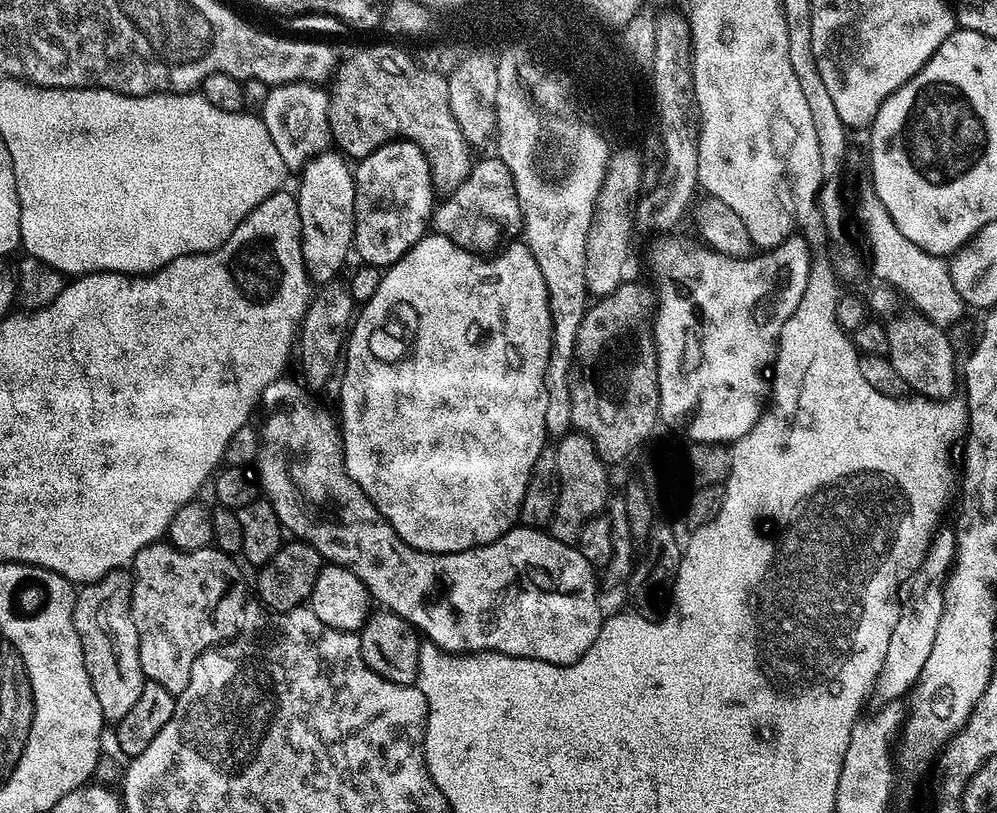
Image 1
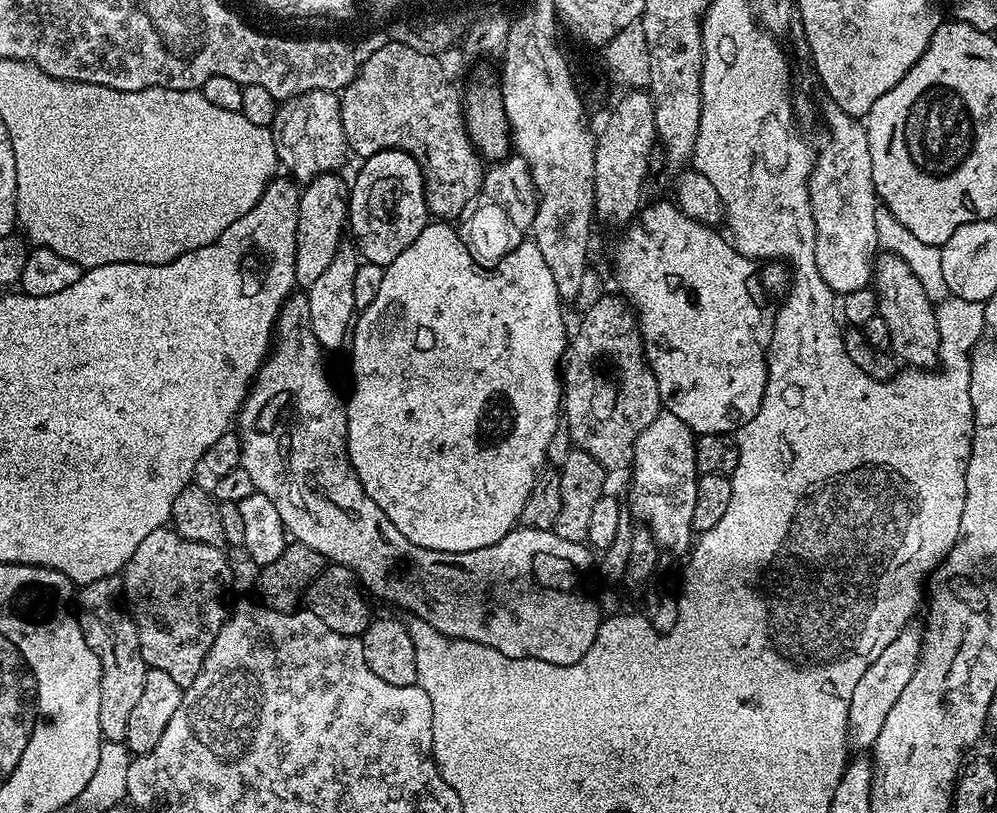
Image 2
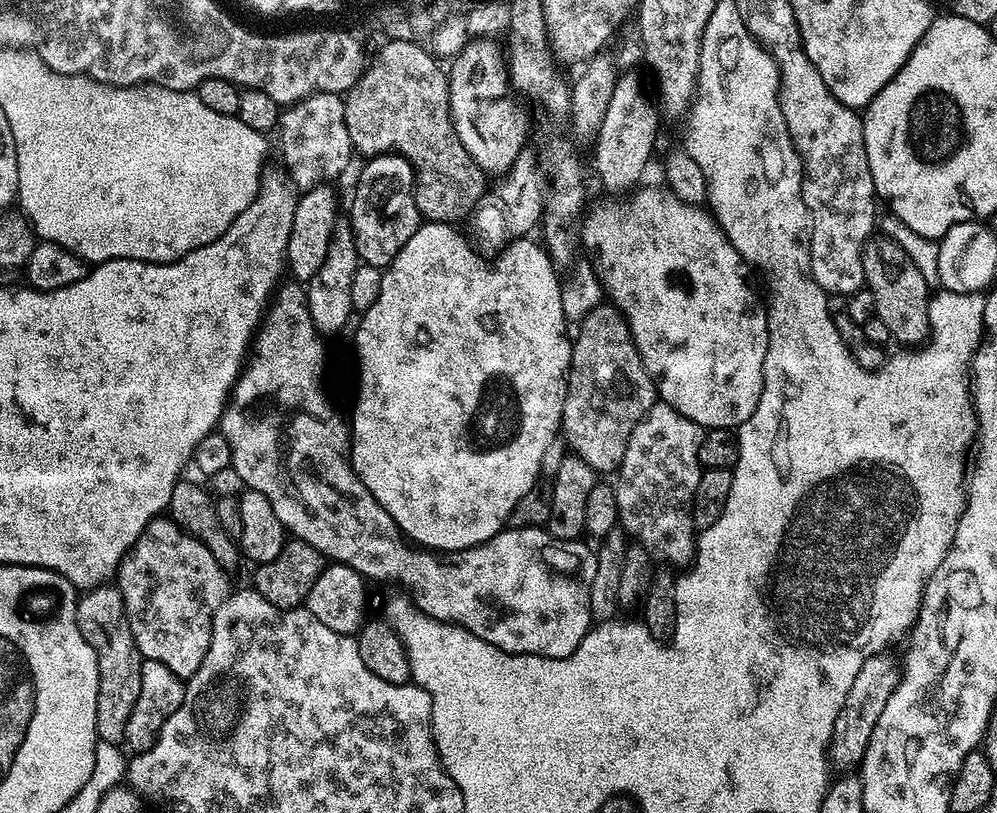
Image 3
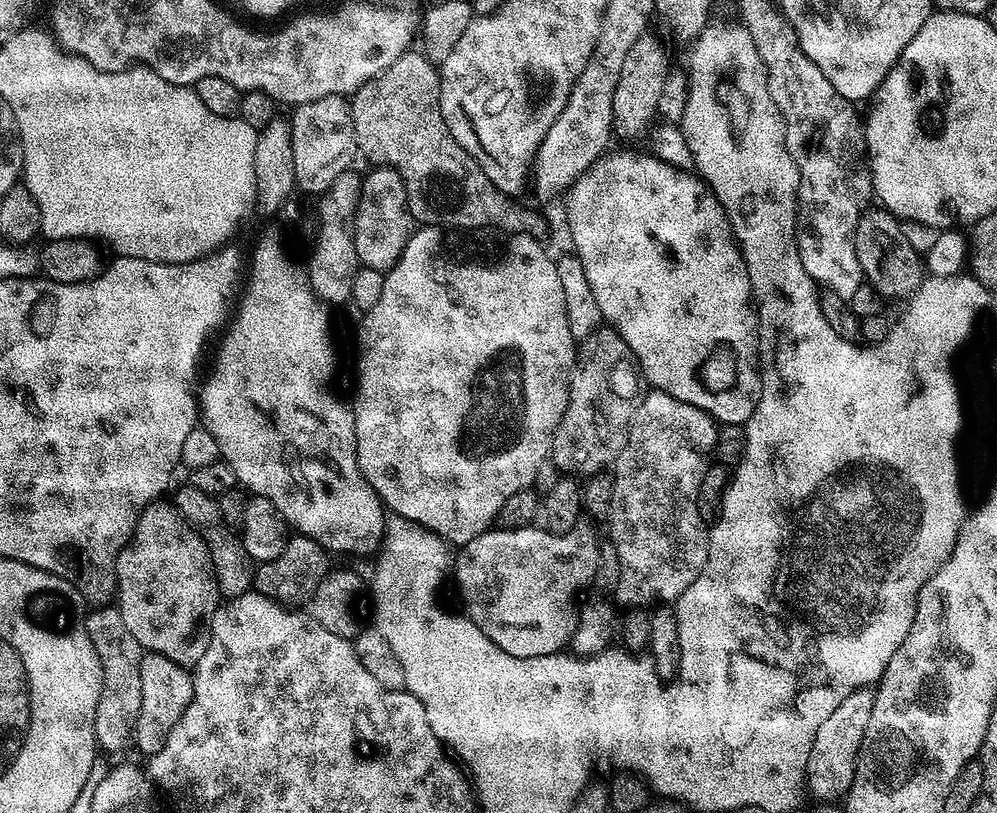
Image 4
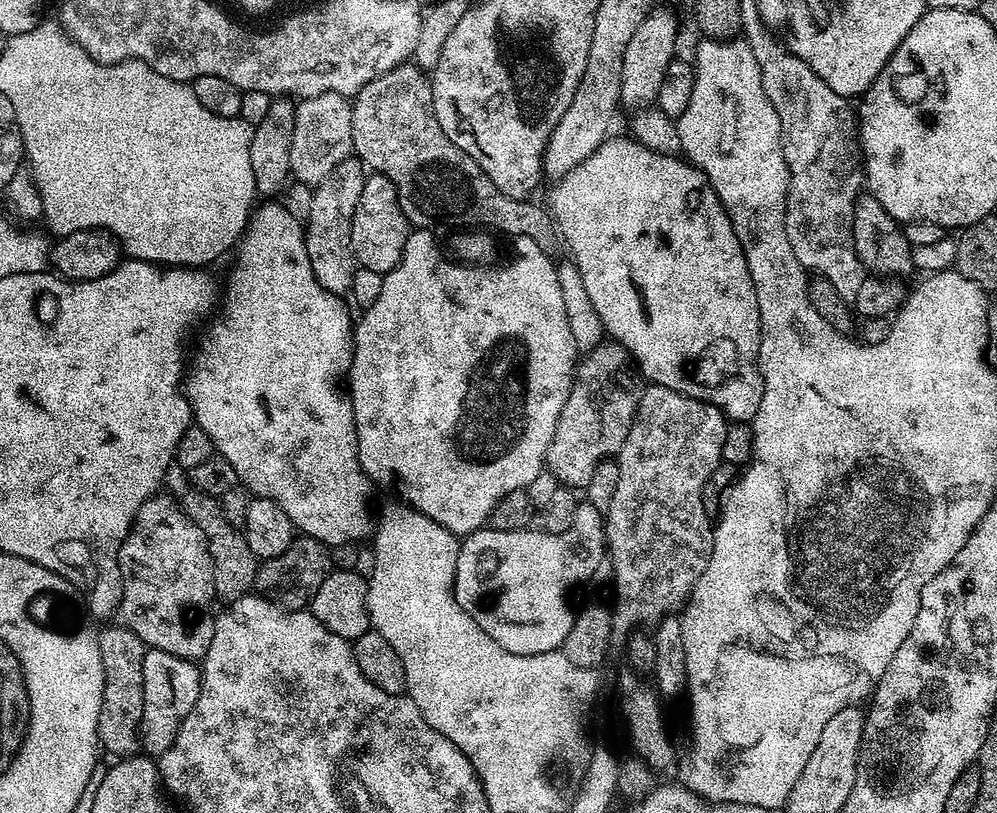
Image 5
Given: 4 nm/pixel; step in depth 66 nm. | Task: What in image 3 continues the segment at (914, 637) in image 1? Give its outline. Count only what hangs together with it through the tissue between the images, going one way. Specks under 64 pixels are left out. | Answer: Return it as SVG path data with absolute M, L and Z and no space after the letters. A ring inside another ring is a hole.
M888 654L871 656L858 670L858 678L854 678L854 686L850 686L850 694L846 694L846 702L834 722L832 740L828 743L828 762L840 774L848 774L859 769L861 760L866 754L866 746L870 734L874 734L874 726L878 726L878 718L882 715L886 702L890 702L890 694L895 690L899 680L898 664Z

